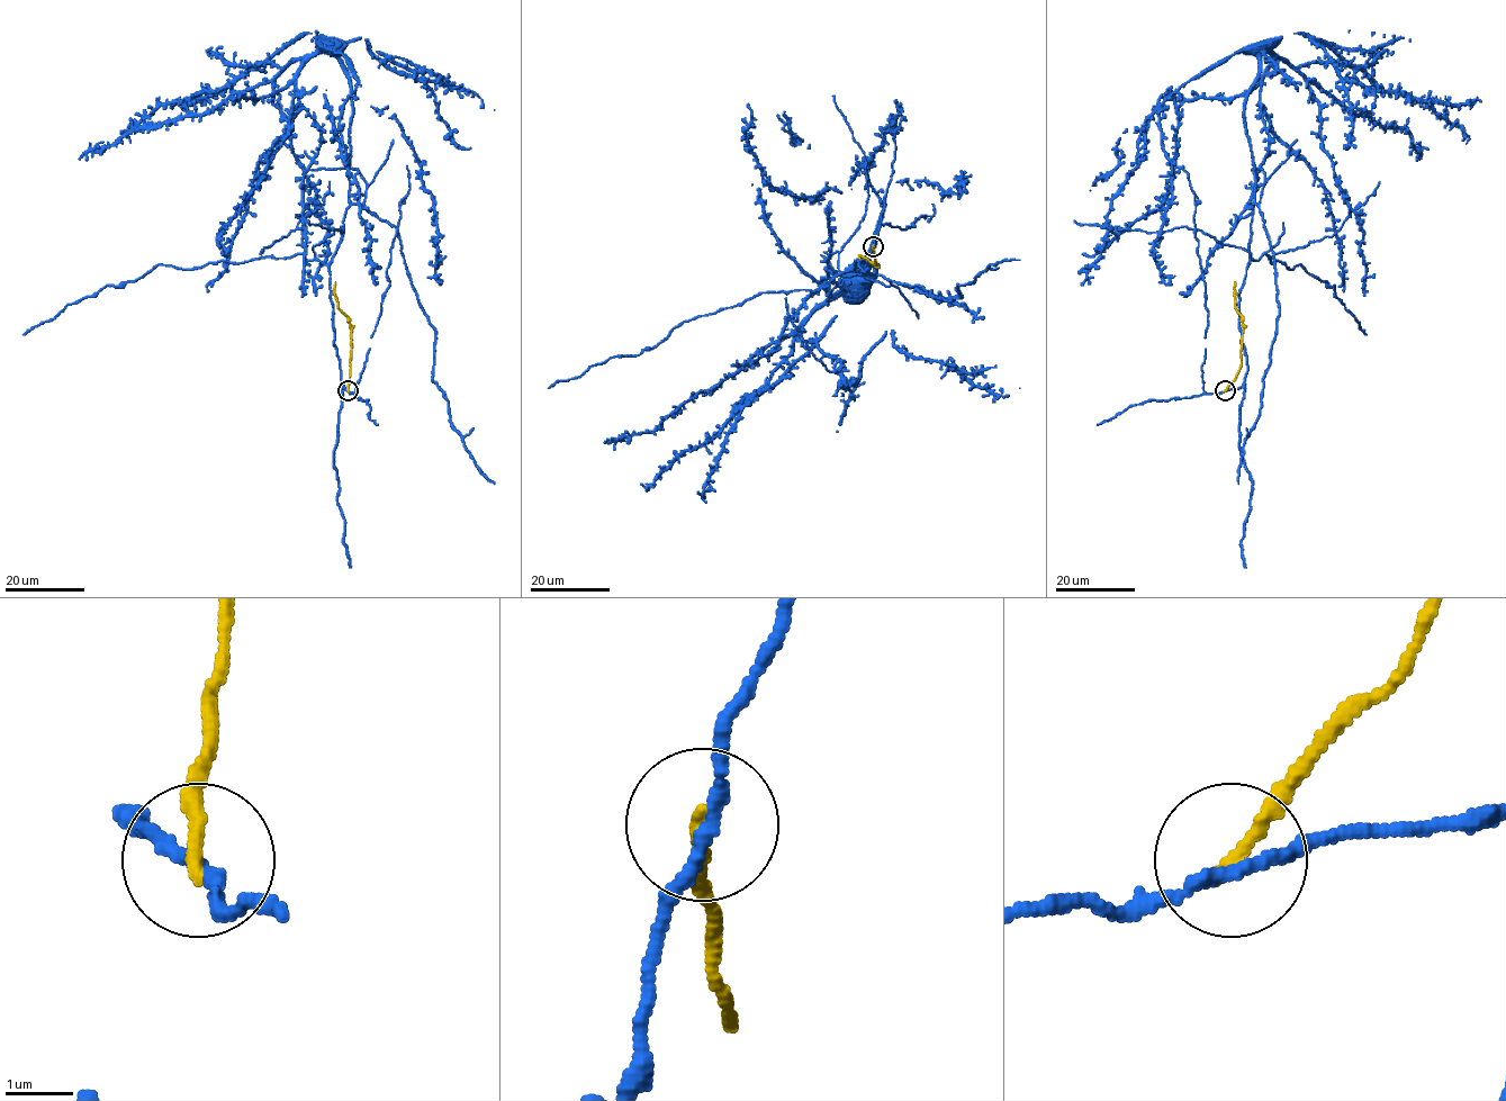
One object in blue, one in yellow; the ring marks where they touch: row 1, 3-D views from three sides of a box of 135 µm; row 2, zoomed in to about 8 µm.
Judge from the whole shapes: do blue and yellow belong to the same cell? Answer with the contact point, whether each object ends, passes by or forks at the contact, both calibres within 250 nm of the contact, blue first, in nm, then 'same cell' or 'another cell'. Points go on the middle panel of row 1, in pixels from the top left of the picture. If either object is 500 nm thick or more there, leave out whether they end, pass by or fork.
(873, 246) | blue passes by | yellow ends | 190/240 nm | another cell

